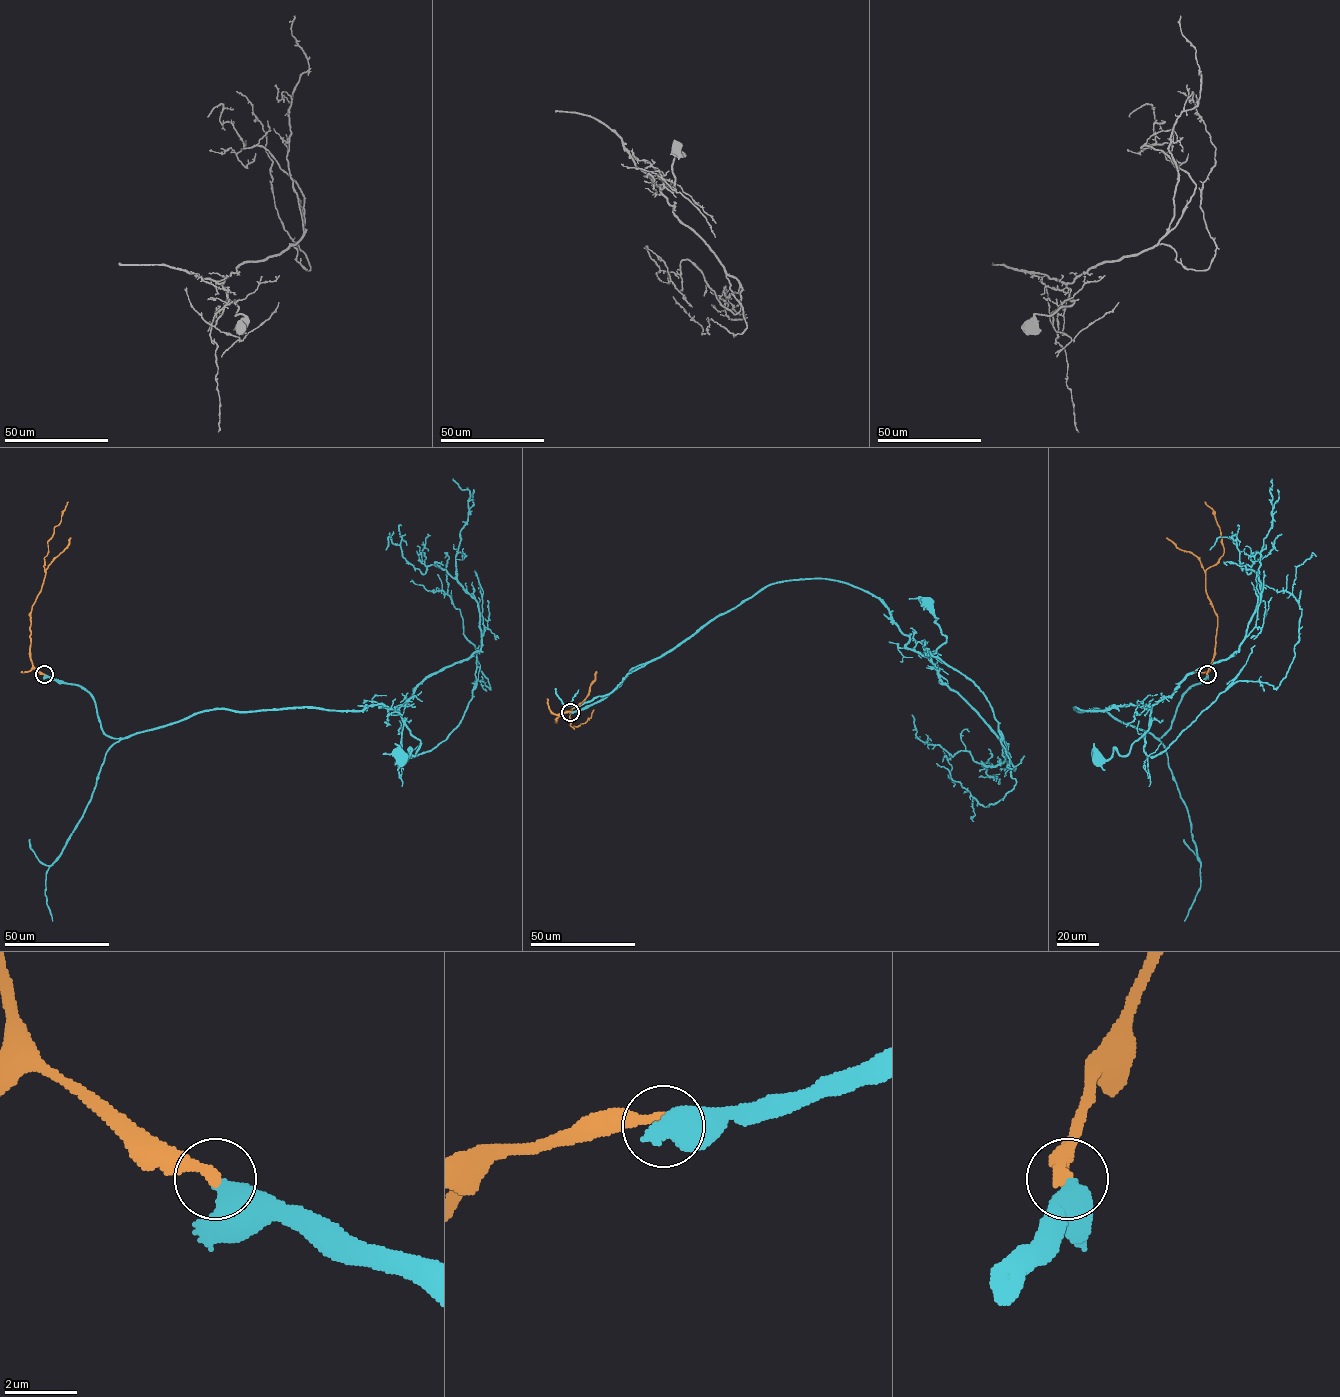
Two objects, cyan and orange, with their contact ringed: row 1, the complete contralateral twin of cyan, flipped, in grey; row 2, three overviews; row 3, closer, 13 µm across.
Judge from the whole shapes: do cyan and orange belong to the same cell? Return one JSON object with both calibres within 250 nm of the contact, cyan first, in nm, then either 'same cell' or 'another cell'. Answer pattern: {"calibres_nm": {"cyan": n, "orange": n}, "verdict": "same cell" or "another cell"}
{"calibres_nm": {"cyan": 550, "orange": 360}, "verdict": "another cell"}

